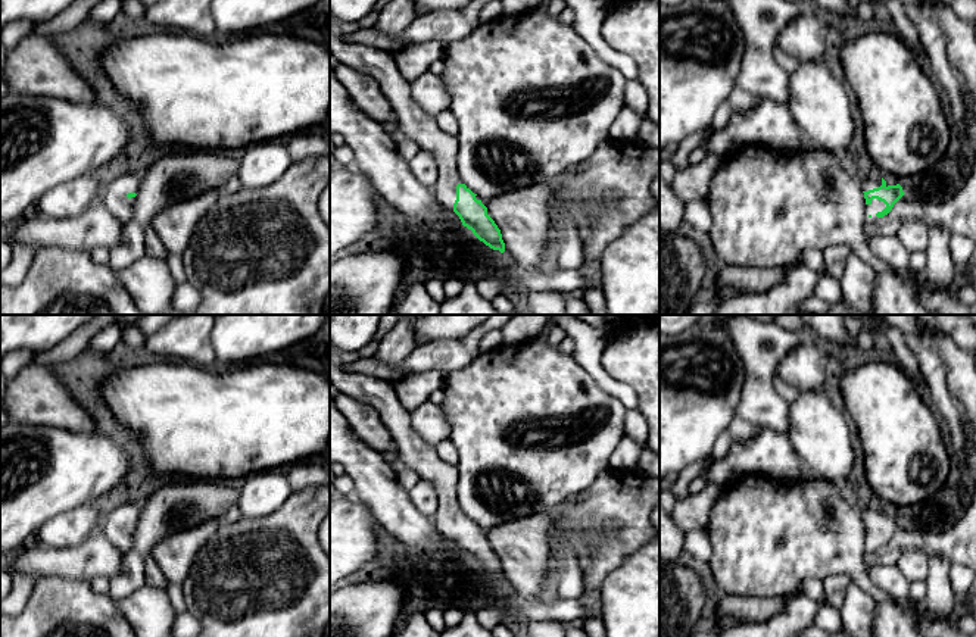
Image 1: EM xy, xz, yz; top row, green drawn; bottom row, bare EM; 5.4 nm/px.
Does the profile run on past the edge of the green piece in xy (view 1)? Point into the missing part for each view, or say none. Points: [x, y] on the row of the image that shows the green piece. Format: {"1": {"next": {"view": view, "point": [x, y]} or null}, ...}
{"1": {"next": {"view": "xy", "point": [115, 199]}}}

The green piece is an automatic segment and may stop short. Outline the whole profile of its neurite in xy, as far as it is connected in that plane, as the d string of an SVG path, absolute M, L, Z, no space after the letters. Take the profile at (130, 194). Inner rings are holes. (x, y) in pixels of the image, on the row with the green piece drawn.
M122 174L107 184L103 203L121 222L131 219L134 202L140 185L137 174Z

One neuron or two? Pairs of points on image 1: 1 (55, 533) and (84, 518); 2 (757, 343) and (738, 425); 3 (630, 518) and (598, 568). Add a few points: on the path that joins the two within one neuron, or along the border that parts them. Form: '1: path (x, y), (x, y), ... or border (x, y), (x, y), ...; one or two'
1: path (62, 530), (77, 524); one
2: border (736, 418), (751, 421), (760, 427); two
3: path (624, 530), (598, 556); one

